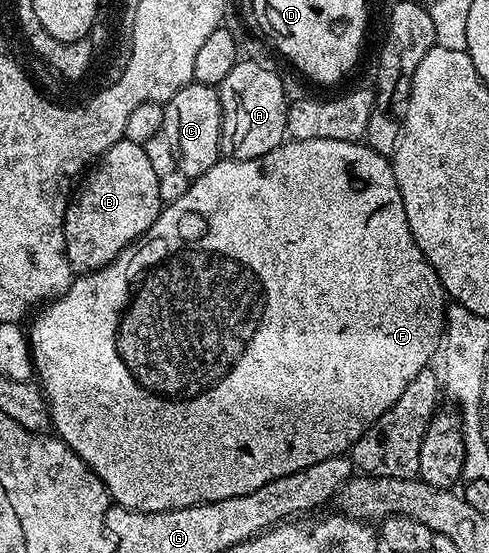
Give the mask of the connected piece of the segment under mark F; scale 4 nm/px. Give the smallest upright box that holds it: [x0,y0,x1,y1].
[27,139,447,511]

